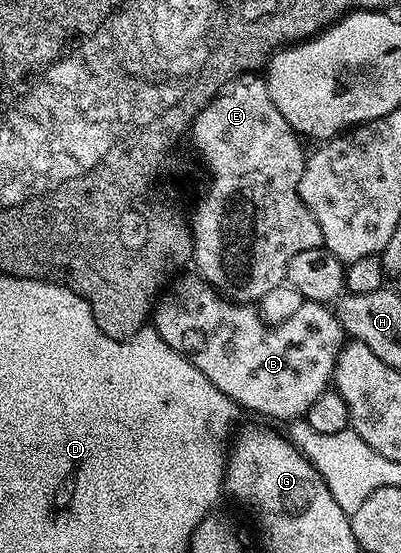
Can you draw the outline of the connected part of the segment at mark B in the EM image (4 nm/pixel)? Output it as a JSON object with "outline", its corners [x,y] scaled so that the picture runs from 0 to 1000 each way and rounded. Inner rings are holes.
{"outline":[[[454,494],[401,528],[379,564],[379,591],[429,631],[439,631],[596,738],[666,750],[673,758],[733,761],[825,698],[843,637],[858,626],[858,600],[840,568],[820,553],[758,544],[748,559],[706,584],[668,588],[646,557],[586,548],[536,526],[501,497]]]}

